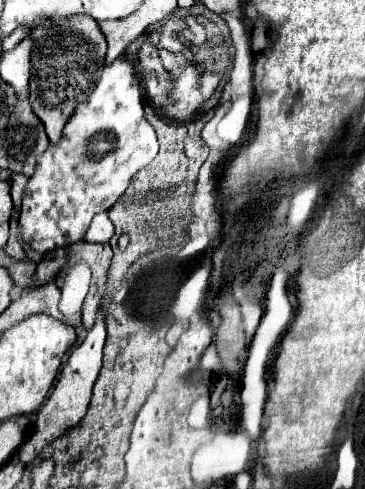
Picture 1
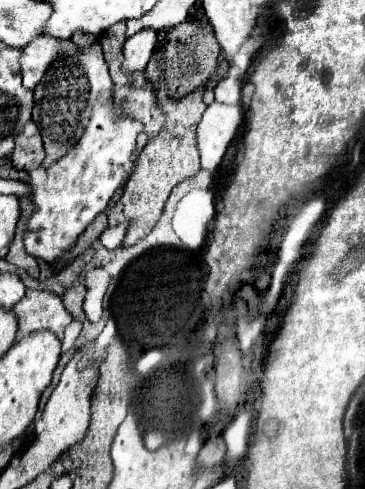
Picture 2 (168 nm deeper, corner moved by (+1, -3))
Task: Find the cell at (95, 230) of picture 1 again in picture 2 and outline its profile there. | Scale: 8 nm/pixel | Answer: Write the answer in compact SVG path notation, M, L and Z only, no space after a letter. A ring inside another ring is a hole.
M122 222L122 224L114 226L114 228L106 228L106 230L102 232L102 236L100 236L102 246L106 246L108 250L114 250L114 248L122 246L122 240L124 240L124 236L126 236L128 226L130 226L130 222Z

